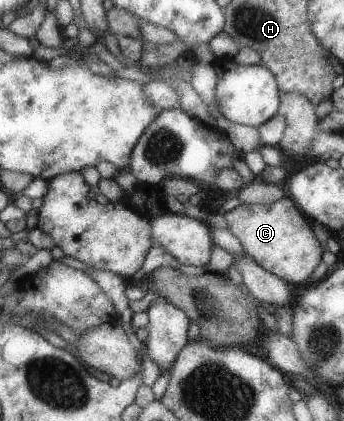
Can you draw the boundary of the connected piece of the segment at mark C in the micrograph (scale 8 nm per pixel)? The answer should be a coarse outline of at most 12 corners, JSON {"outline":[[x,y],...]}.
{"outline":[[287,196],[224,212],[246,255],[300,285],[321,263]]}

